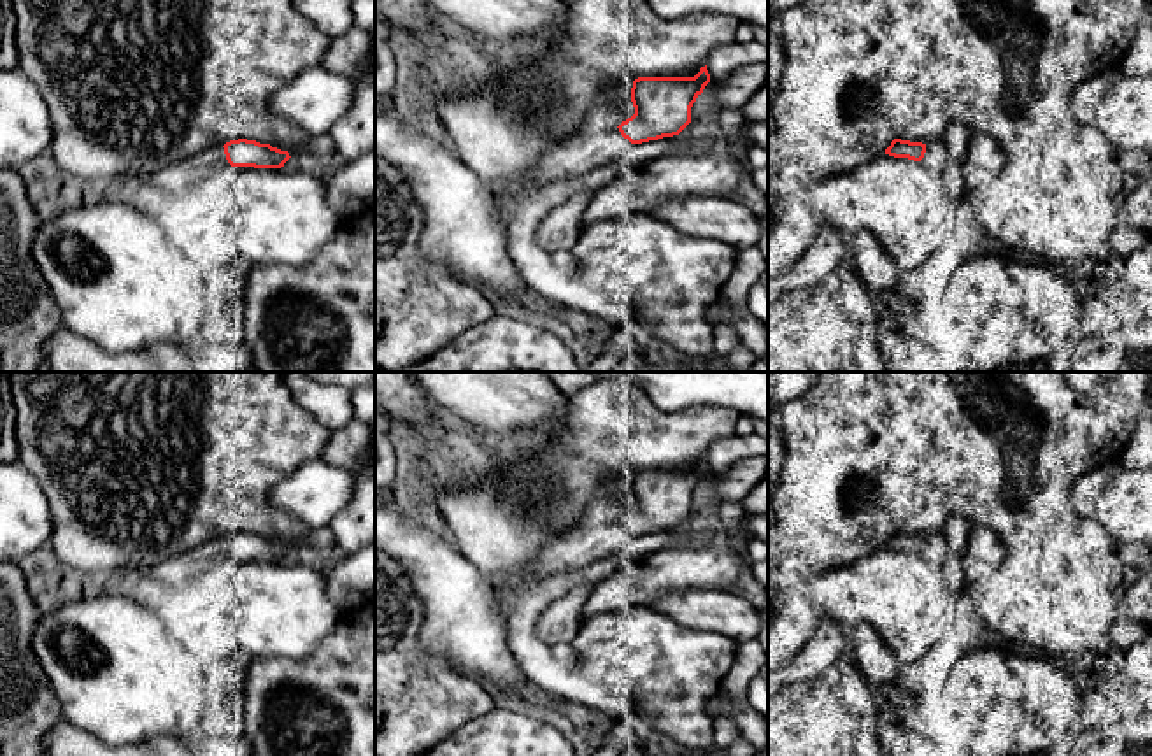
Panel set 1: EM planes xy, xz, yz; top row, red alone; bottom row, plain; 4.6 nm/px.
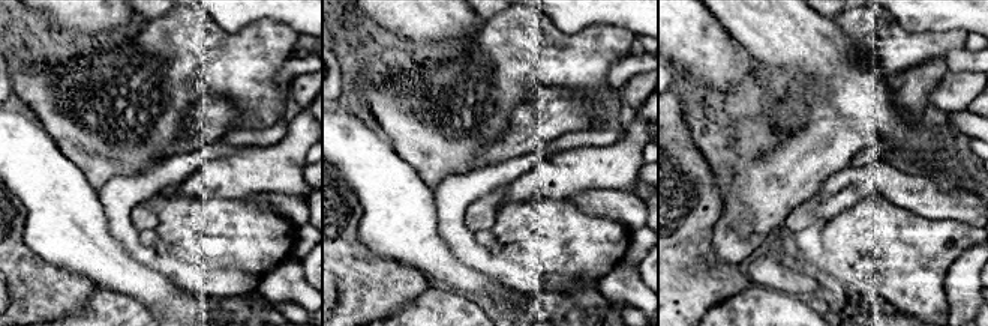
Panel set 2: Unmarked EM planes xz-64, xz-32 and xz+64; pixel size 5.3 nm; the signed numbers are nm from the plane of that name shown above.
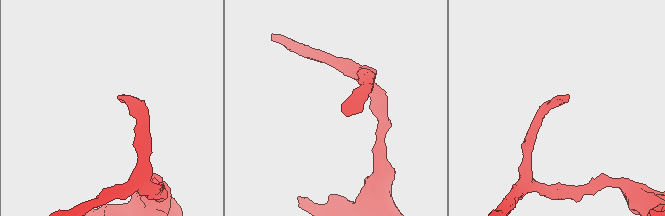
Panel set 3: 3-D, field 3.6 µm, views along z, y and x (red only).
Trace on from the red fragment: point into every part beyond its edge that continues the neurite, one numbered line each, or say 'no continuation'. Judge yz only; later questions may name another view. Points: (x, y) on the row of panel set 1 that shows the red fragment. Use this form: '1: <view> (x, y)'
1: yz (935, 158)

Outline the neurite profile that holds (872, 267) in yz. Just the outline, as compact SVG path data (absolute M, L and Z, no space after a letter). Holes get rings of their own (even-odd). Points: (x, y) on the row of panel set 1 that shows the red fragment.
M854 233L845 239L850 244L852 272L868 289L892 295L900 282L898 267L885 256L882 247L868 233Z

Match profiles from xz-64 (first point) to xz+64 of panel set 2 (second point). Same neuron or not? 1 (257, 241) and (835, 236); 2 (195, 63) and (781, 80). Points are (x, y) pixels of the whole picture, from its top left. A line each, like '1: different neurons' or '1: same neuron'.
1: same neuron
2: different neurons

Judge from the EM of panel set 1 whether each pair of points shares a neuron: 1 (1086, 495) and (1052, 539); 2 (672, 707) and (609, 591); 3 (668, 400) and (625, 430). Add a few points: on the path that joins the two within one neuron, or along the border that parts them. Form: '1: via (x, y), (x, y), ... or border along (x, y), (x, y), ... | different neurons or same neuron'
1: border along (1084, 470), (1072, 484), (1072, 511), (1075, 516) | different neurons
2: border along (646, 604), (633, 602), (588, 614), (583, 620) | different neurons
3: border along (642, 390), (667, 413), (698, 406) | different neurons

